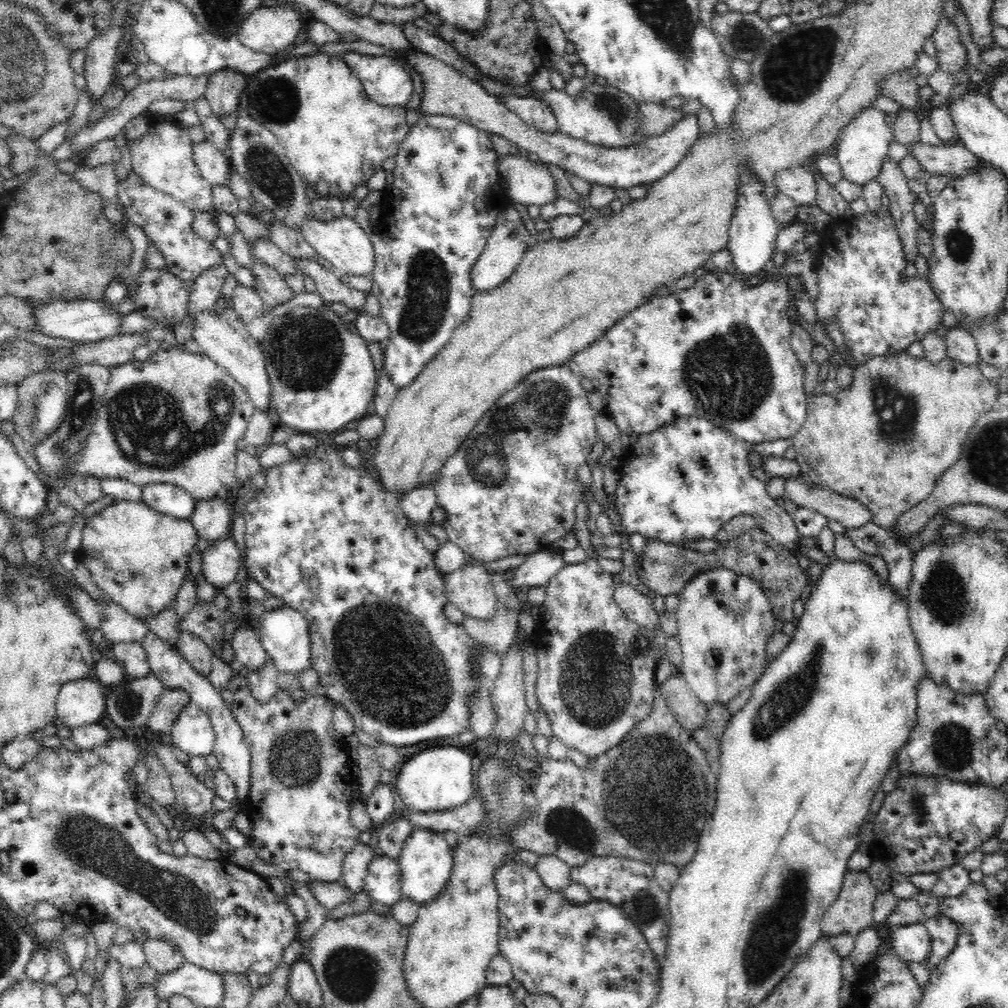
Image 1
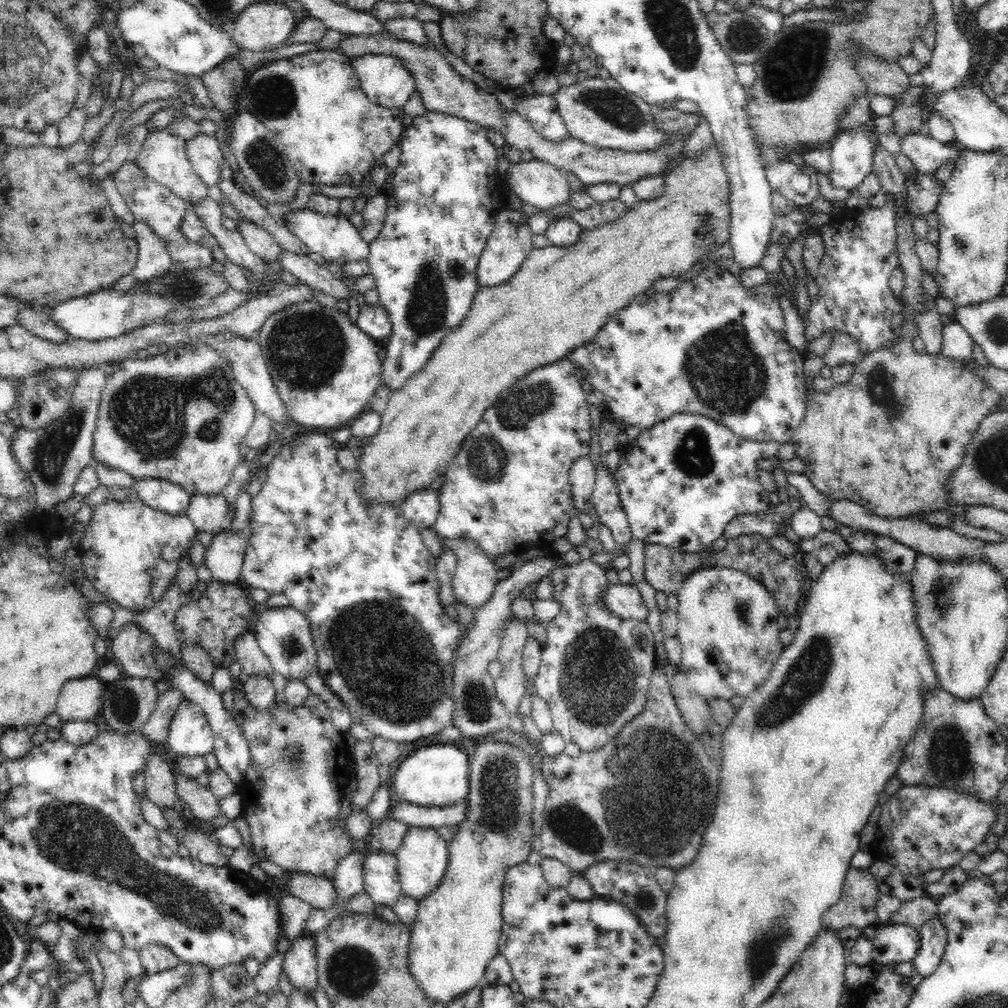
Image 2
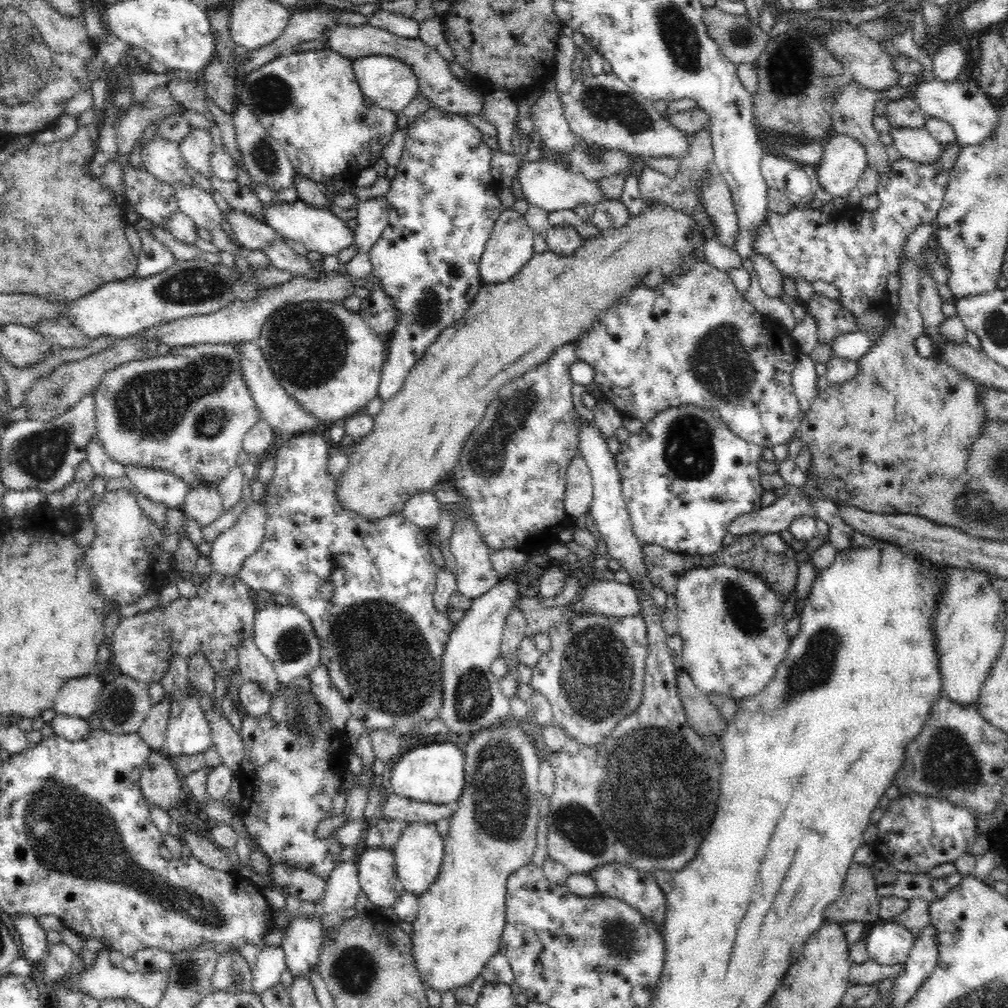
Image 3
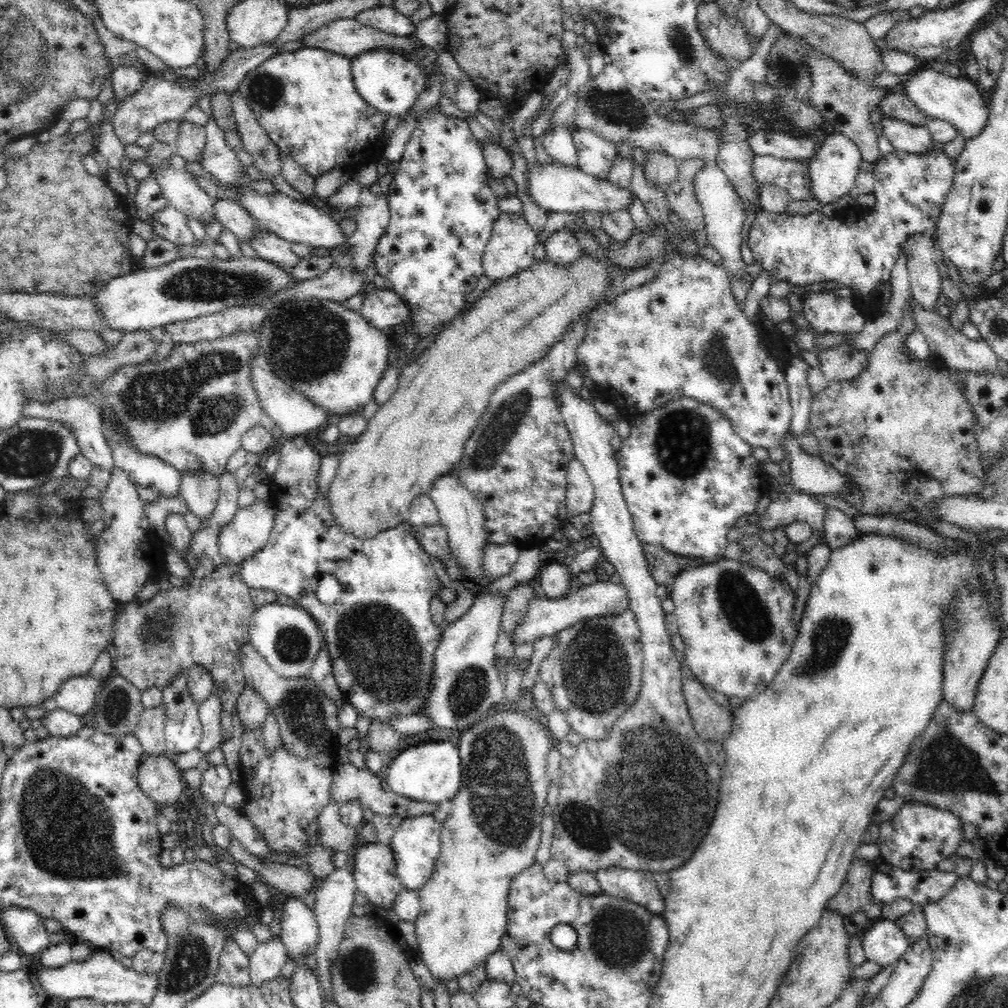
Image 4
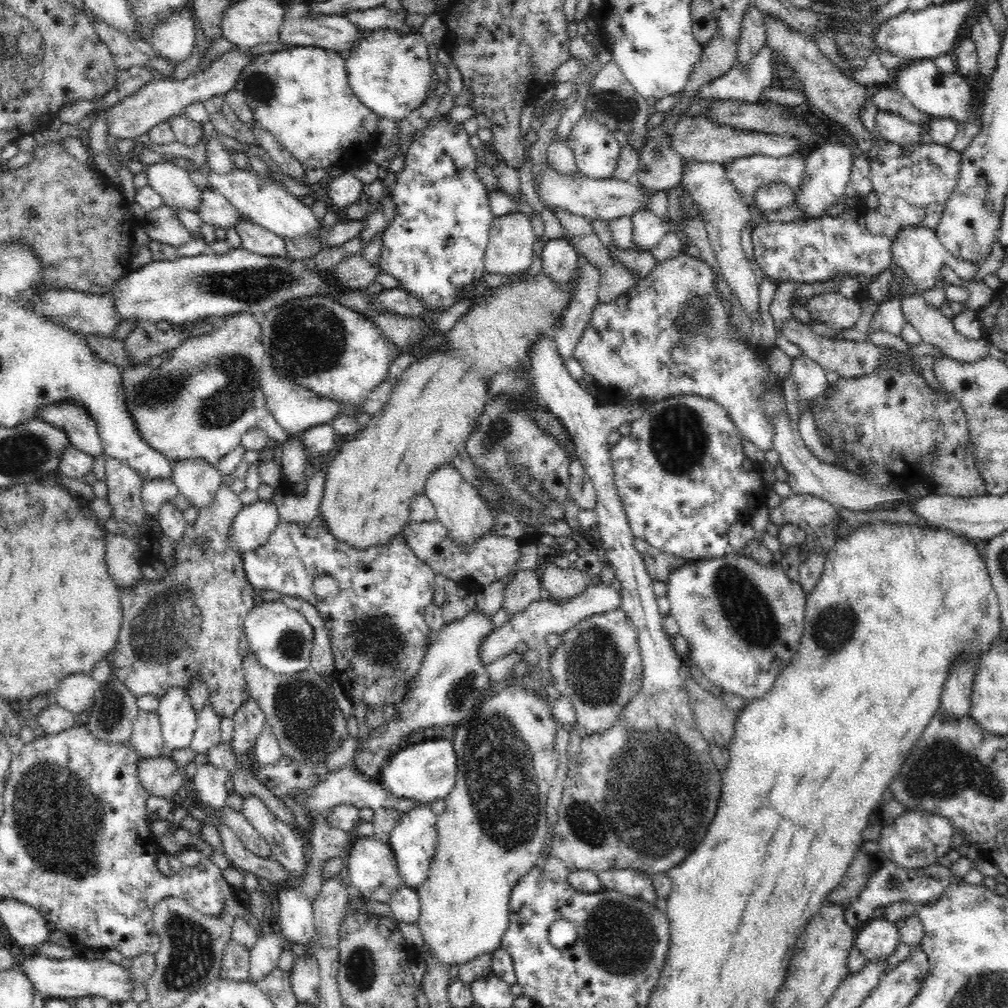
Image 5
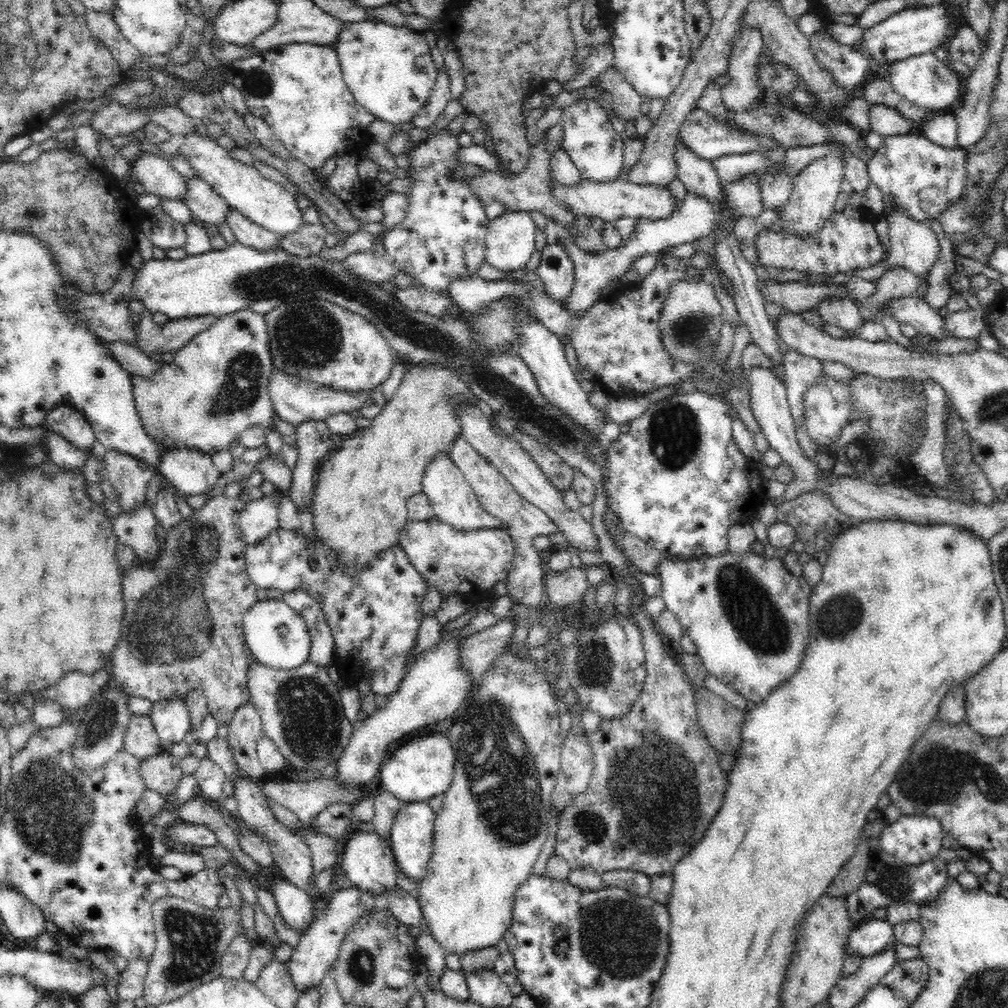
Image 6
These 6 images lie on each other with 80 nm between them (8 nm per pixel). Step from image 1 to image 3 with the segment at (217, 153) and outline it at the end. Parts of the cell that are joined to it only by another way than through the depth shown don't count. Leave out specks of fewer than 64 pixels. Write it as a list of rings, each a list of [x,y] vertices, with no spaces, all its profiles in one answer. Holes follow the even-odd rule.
[[[192,127],[179,142],[181,157],[193,168],[201,172],[208,180],[214,178],[210,170],[210,157],[213,147],[212,135],[206,129]]]

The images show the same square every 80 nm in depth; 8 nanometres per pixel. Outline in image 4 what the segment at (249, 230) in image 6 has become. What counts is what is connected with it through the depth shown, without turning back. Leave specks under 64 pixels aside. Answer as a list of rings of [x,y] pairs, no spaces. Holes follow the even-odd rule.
[[[269,231],[254,232],[251,239],[250,247],[256,252],[259,259],[275,263],[286,270],[296,267],[300,261],[300,258],[291,250],[292,244],[276,234]]]

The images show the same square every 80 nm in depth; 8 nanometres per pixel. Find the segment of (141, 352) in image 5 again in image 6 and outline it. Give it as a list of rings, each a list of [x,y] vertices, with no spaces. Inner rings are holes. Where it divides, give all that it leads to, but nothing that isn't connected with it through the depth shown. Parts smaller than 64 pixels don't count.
[[[144,311],[137,326],[138,342],[134,346],[150,356],[155,352],[172,353],[186,346],[187,342],[207,330],[217,319],[212,315],[196,316],[182,320],[170,319],[168,323],[159,325],[153,322],[153,314]]]

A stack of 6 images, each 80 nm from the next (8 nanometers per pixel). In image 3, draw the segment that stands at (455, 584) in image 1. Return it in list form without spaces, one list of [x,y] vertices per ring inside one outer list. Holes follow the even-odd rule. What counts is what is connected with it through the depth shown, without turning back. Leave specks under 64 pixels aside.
[[[460,515],[455,518],[455,525],[452,529],[452,536],[449,540],[450,550],[456,560],[456,584],[457,591],[466,595],[470,601],[477,599],[481,594],[488,592],[496,583],[500,581],[499,575],[494,572],[490,558],[491,549],[486,546],[482,535],[476,529],[474,521],[470,517]]]

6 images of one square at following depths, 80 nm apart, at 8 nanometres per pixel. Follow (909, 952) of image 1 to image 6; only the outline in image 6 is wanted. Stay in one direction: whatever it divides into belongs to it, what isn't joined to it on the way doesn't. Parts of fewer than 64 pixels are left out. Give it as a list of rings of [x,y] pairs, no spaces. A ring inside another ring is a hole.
[[[872,917],[853,927],[843,953],[846,957],[852,954],[869,957],[874,953],[881,953],[890,942],[894,941],[893,925],[888,921]]]

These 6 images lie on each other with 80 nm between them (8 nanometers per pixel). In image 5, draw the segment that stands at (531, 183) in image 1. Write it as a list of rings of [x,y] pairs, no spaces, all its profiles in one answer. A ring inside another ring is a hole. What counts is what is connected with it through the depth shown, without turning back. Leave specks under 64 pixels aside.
[[[548,166],[542,170],[542,177],[536,186],[536,192],[540,199],[549,208],[564,210],[588,220],[610,221],[621,217],[635,216],[639,211],[650,211],[648,207],[648,196],[642,191],[633,180],[622,181],[618,179],[597,180],[587,178],[580,172],[576,174],[560,174],[557,170]]]

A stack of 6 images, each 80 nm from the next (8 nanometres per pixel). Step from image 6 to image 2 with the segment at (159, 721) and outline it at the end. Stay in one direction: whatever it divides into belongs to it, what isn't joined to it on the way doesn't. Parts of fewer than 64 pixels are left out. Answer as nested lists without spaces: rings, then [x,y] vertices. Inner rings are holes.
[[[172,581],[164,591],[162,598],[155,602],[149,609],[142,612],[133,612],[118,604],[118,602],[106,597],[105,603],[112,608],[114,617],[110,622],[110,631],[120,631],[122,626],[128,622],[138,622],[150,635],[156,639],[159,648],[167,652],[174,661],[183,664],[181,644],[176,638],[174,630],[175,610],[183,605],[183,598],[180,595],[180,585]],[[185,697],[173,716],[166,740],[177,756],[205,756],[214,747],[214,734],[205,713]]]

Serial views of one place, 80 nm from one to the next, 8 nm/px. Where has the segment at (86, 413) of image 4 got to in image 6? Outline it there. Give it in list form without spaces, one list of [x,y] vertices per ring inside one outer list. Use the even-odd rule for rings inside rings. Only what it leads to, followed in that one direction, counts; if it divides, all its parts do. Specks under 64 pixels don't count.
[[[56,406],[46,413],[44,425],[61,434],[76,448],[92,449],[97,439],[86,417],[76,407]]]

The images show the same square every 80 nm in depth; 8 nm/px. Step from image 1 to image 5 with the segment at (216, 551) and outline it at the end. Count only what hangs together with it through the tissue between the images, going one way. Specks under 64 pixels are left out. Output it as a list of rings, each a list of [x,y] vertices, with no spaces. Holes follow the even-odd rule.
[[[259,499],[249,505],[244,504],[230,526],[226,543],[230,549],[242,554],[256,550],[267,541],[278,522],[277,506],[272,500]]]

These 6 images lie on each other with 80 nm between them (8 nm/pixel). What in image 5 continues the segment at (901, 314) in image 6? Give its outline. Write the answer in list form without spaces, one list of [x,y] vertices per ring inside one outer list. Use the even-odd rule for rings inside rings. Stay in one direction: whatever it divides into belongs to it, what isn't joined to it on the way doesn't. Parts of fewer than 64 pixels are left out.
[[[923,296],[904,297],[901,302],[901,310],[903,311],[904,320],[921,335],[923,342],[930,343],[936,347],[938,354],[962,363],[973,363],[990,355],[984,338],[970,340],[962,336],[954,329],[952,320],[943,316],[935,306],[930,306]]]

